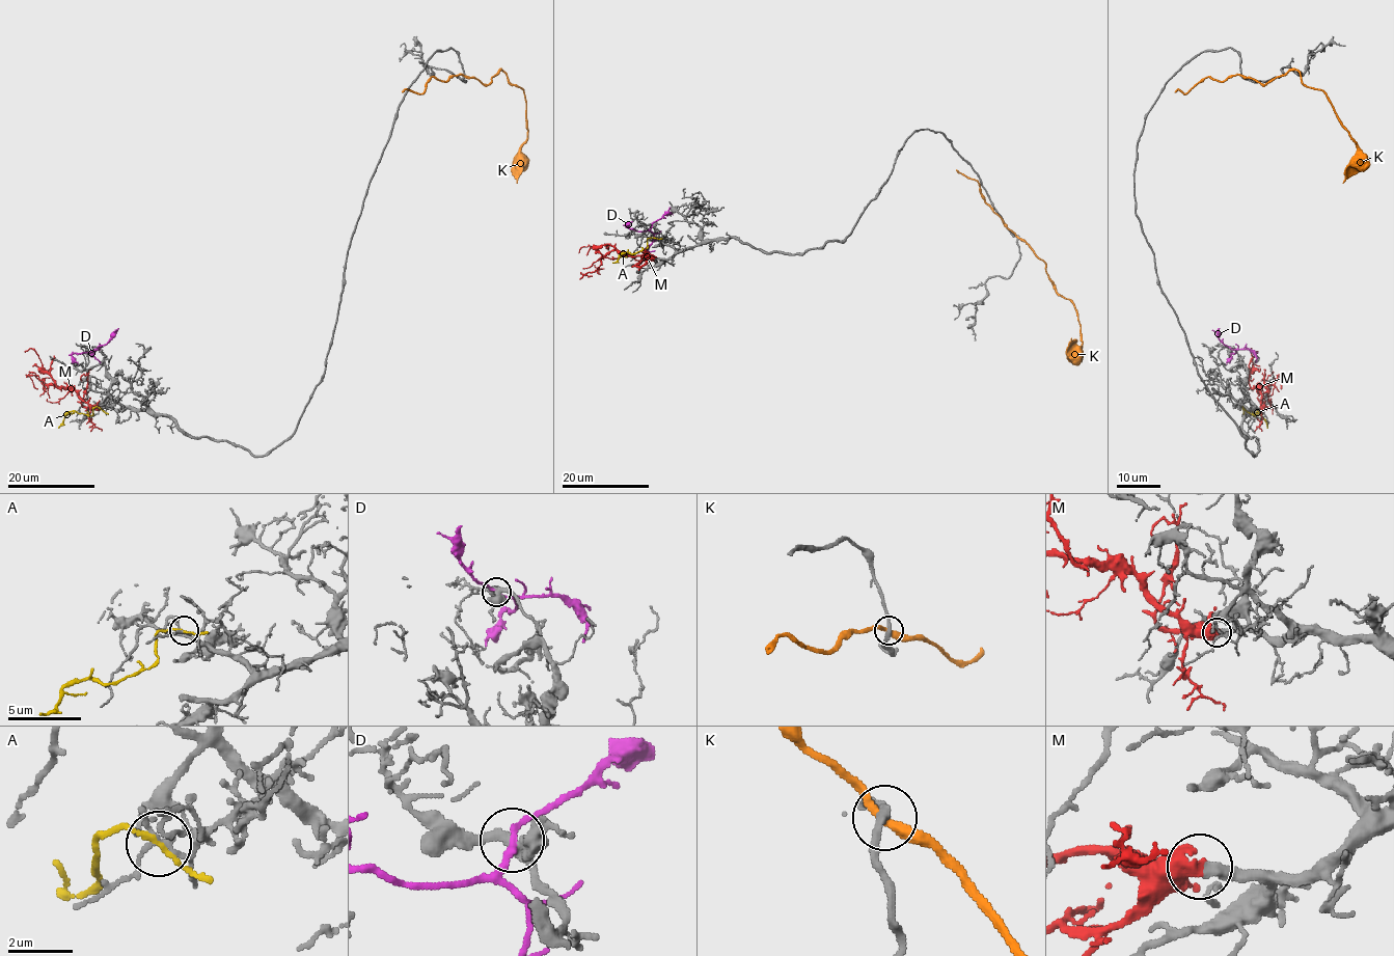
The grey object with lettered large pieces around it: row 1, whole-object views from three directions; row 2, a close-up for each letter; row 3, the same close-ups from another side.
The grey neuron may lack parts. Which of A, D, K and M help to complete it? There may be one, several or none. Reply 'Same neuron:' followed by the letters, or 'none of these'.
Same neuron: M

